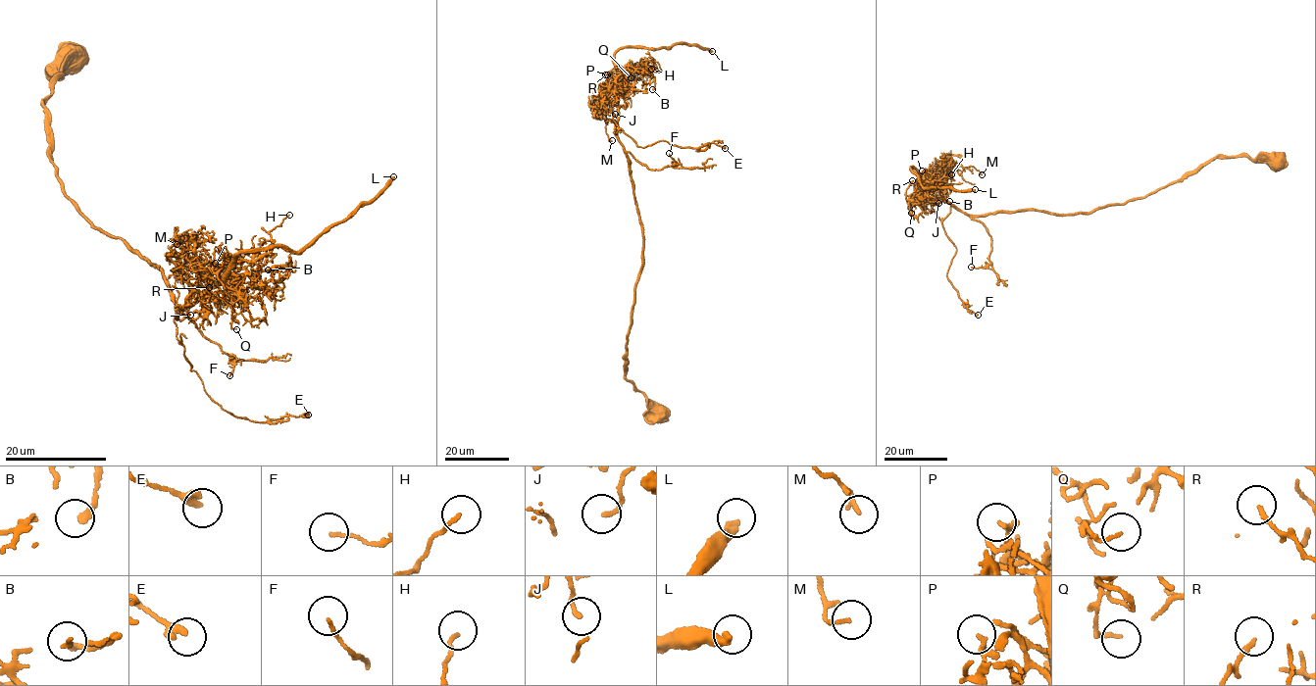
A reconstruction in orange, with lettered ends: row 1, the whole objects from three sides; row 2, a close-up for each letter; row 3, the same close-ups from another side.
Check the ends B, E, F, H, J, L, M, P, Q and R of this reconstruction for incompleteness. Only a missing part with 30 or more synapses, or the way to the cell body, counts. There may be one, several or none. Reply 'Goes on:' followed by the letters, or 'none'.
Goes on: L

